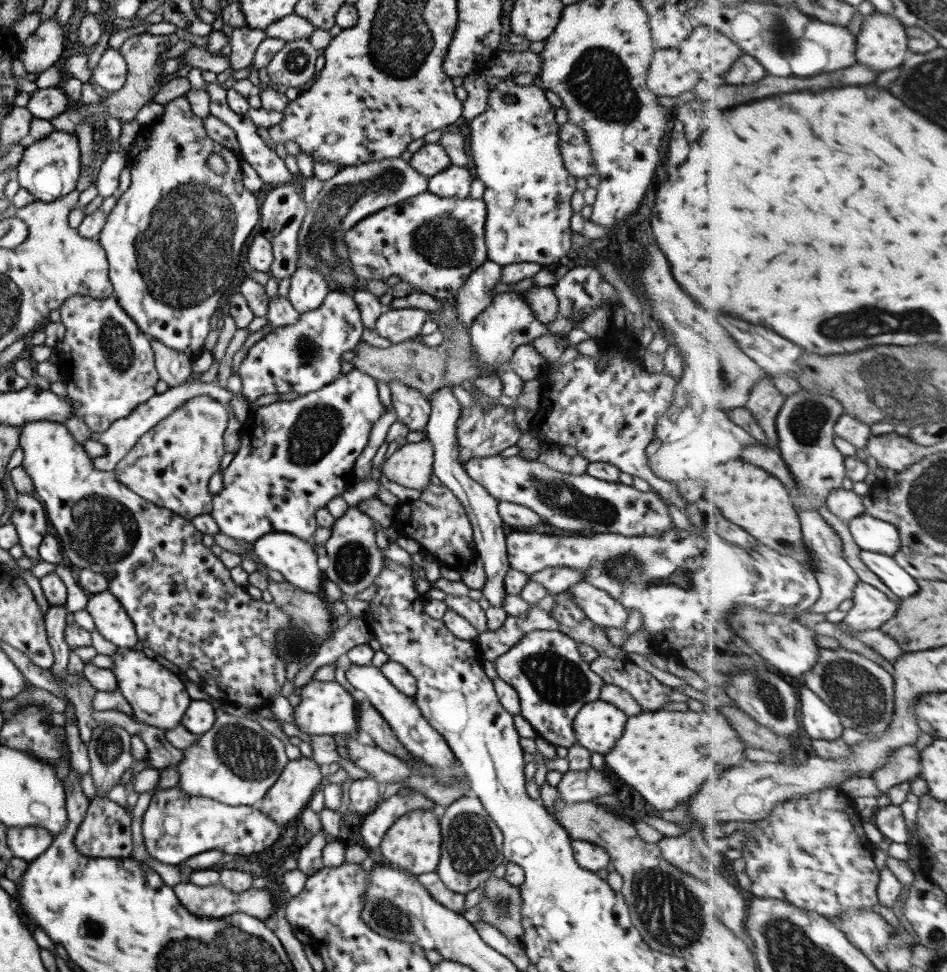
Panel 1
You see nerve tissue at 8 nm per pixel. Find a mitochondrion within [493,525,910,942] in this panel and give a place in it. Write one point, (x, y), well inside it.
(555, 680)

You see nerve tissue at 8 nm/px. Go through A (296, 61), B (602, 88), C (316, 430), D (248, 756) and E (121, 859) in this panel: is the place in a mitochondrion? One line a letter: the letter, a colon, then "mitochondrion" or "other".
A: mitochondrion
B: mitochondrion
C: mitochondrion
D: mitochondrion
E: other

